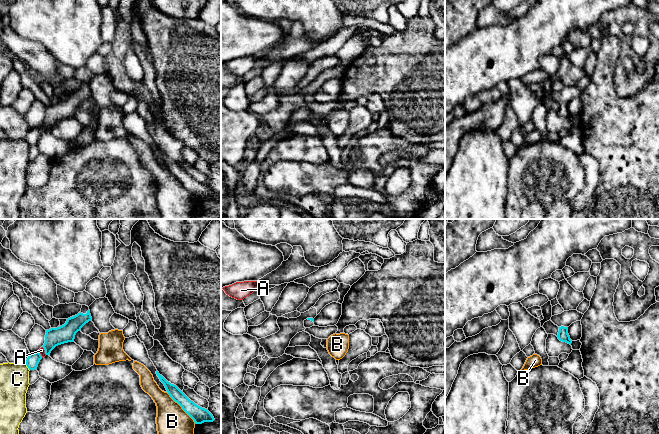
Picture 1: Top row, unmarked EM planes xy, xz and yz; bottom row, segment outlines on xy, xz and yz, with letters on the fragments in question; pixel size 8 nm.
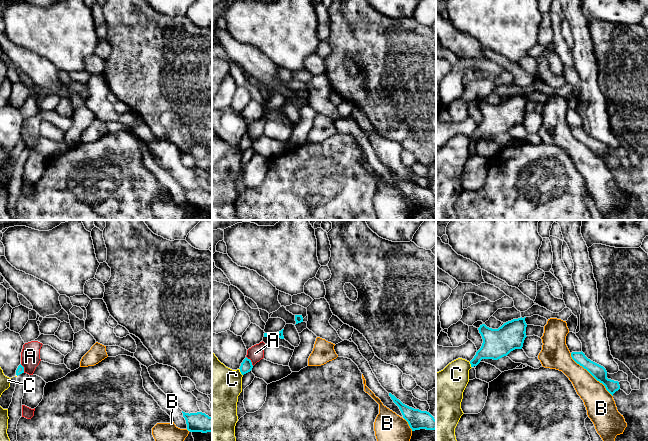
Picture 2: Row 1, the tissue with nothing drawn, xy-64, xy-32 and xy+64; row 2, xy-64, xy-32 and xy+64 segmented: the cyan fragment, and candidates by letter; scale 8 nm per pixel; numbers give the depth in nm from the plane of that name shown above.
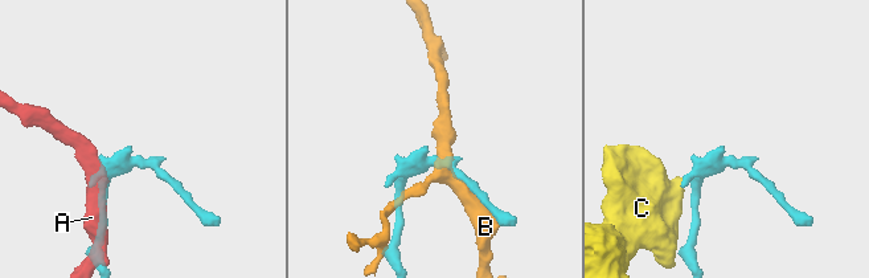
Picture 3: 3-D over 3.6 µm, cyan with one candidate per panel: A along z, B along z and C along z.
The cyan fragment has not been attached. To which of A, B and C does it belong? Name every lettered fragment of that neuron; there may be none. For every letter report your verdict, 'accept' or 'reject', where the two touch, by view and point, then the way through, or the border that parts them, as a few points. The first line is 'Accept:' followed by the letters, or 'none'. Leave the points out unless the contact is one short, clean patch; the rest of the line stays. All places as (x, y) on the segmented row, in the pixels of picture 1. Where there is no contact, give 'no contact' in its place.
Accept: none
A: reject; contact xy (45, 351); border xy (42, 347), (46, 354)
B: reject; contact xy (182, 408)
C: reject; contact xy (27, 366); border xy (25, 363), (29, 370)

